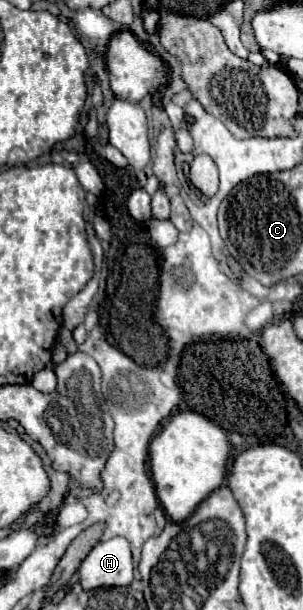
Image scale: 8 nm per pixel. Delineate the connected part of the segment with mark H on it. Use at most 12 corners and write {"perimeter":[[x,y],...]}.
{"perimeter":[[99,542],[83,560],[85,590],[133,582],[129,542]]}

